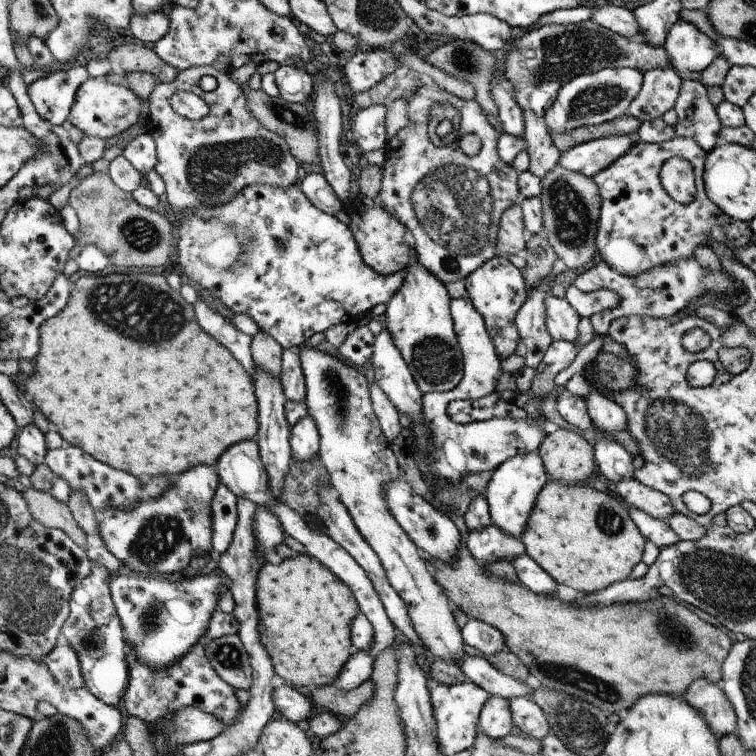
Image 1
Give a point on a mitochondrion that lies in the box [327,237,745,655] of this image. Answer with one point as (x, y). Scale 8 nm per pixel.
(679, 431)

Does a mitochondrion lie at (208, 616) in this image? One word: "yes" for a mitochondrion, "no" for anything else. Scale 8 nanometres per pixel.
no

